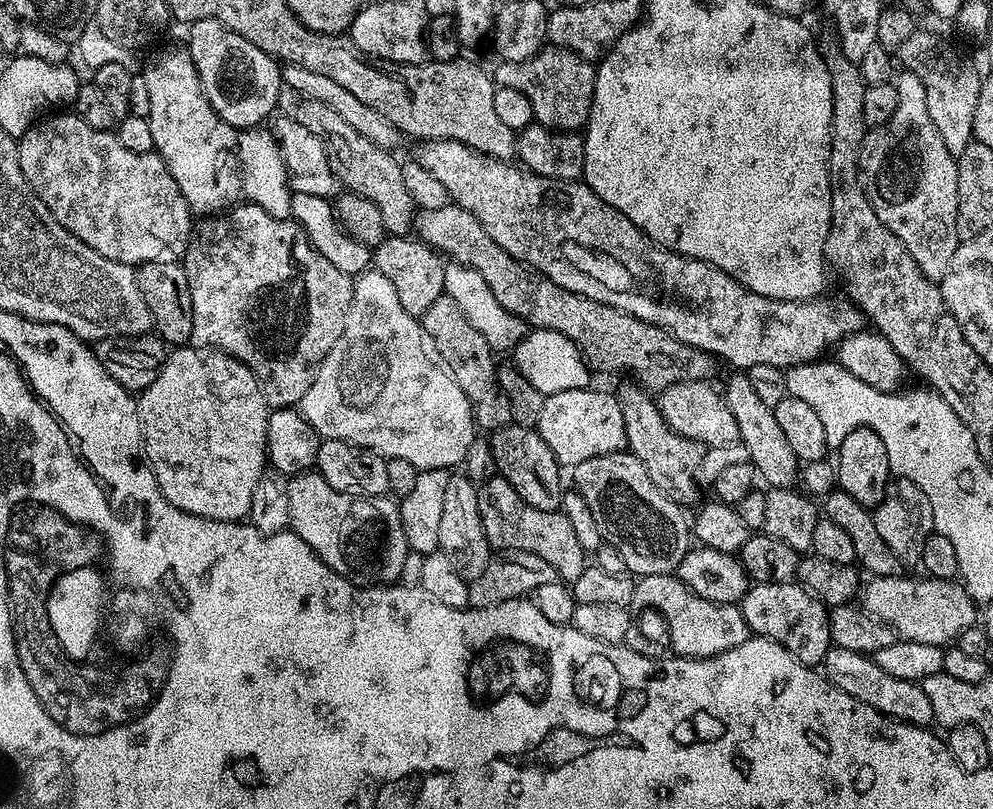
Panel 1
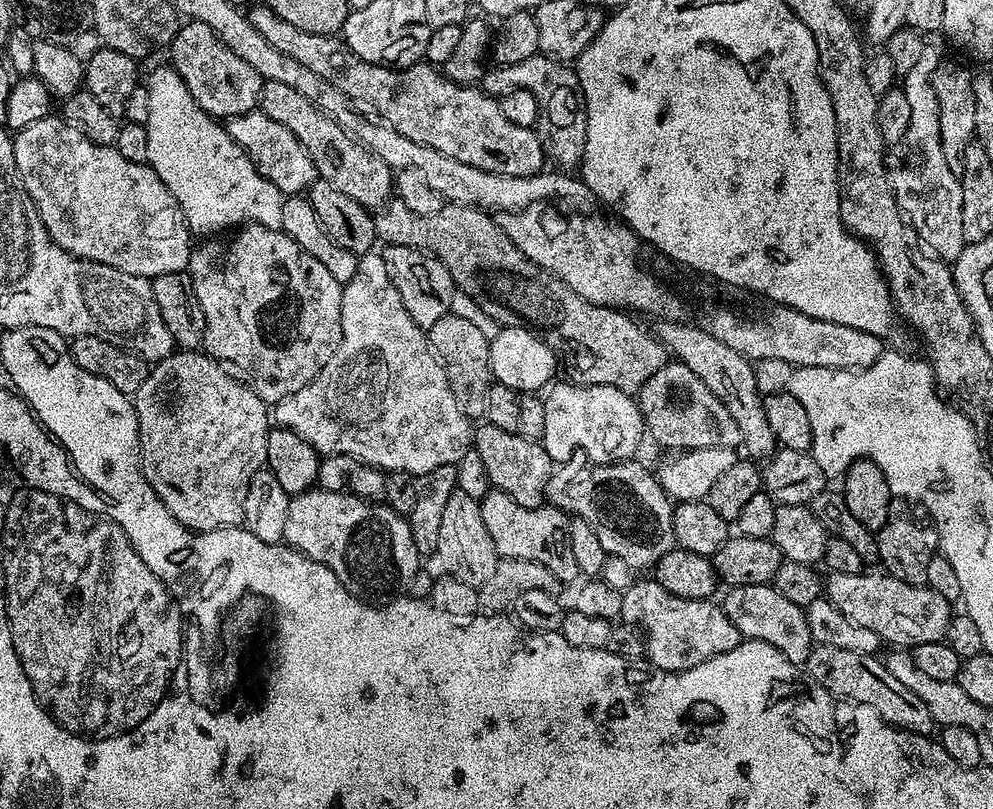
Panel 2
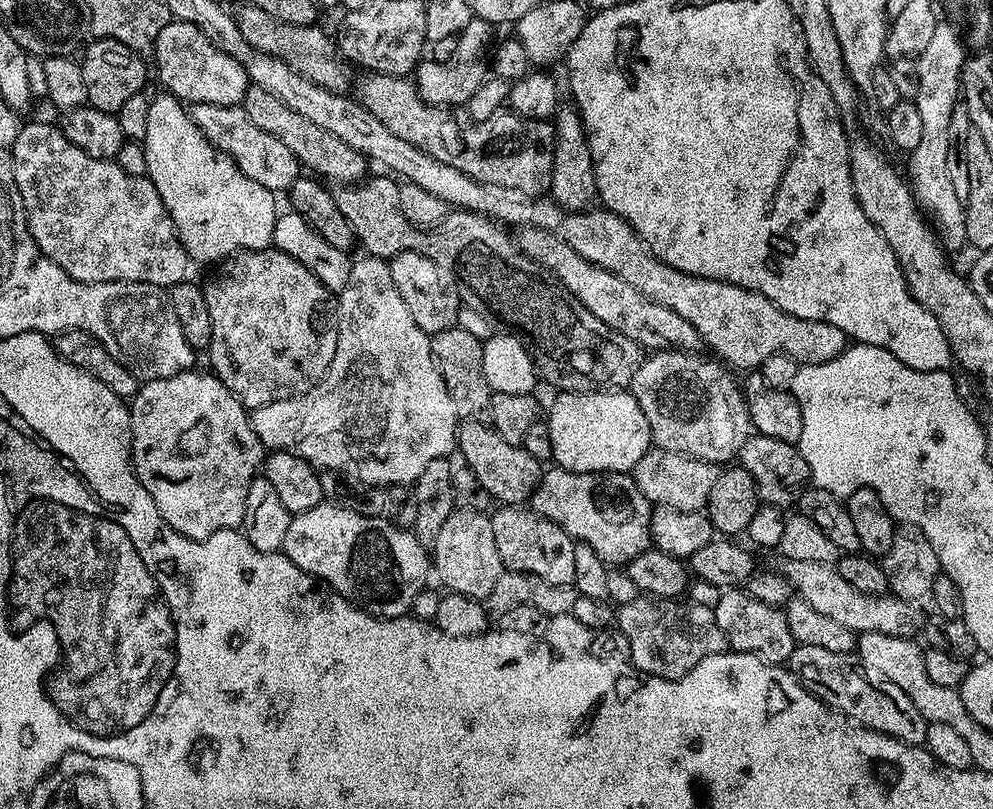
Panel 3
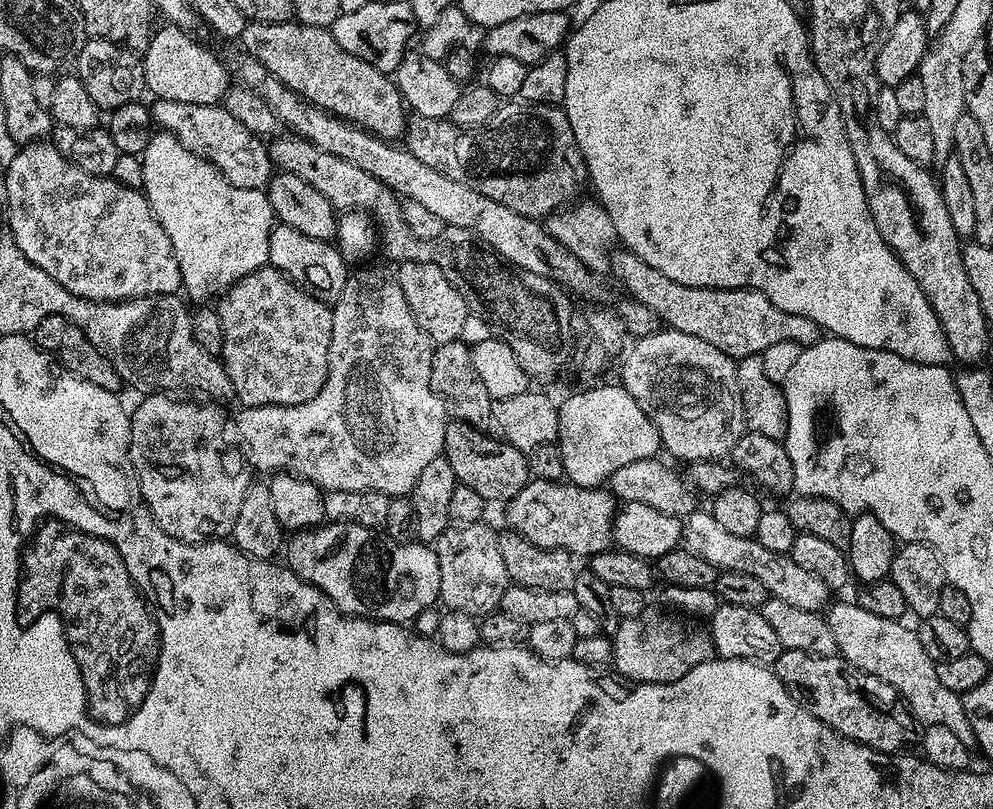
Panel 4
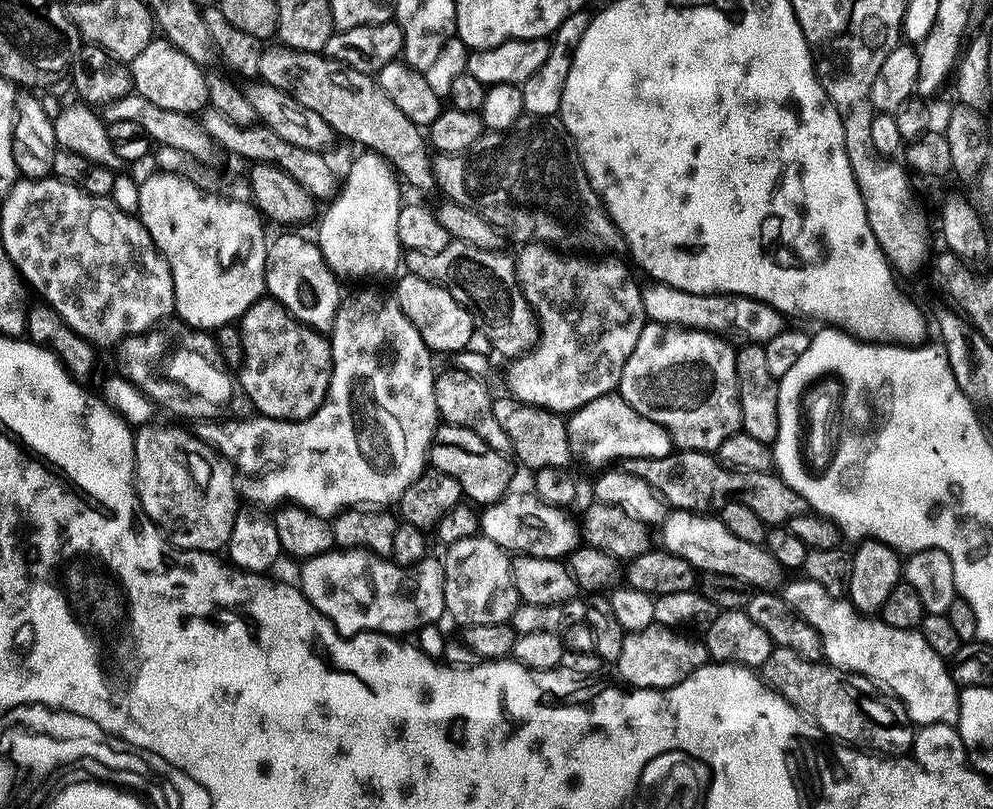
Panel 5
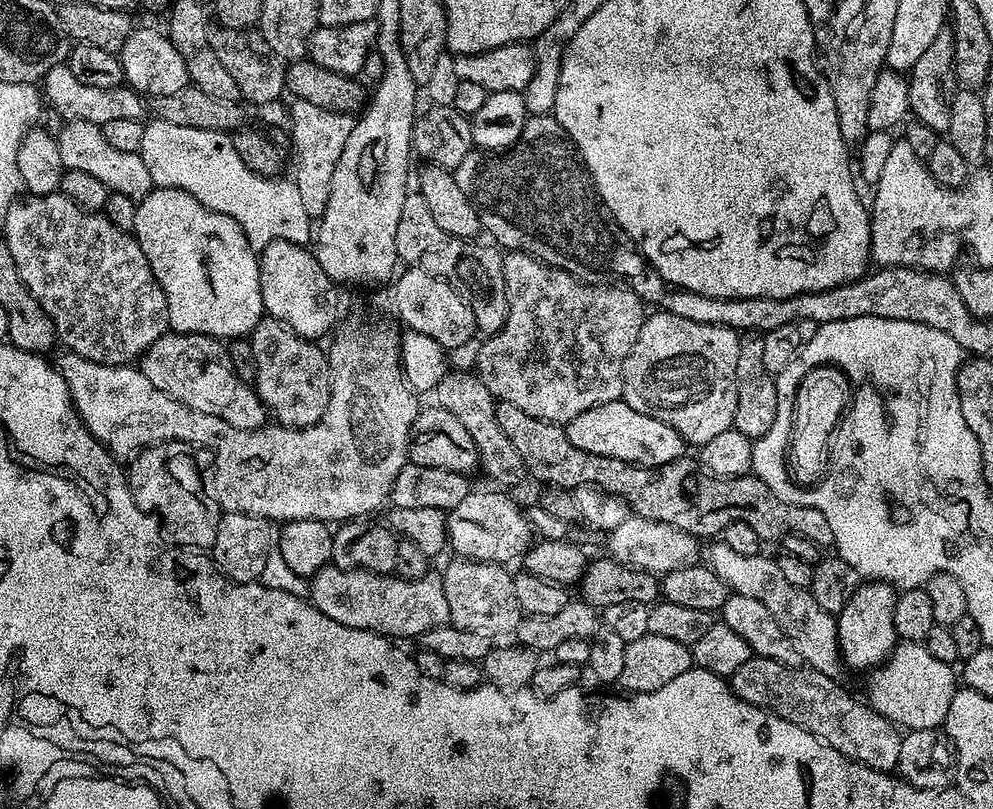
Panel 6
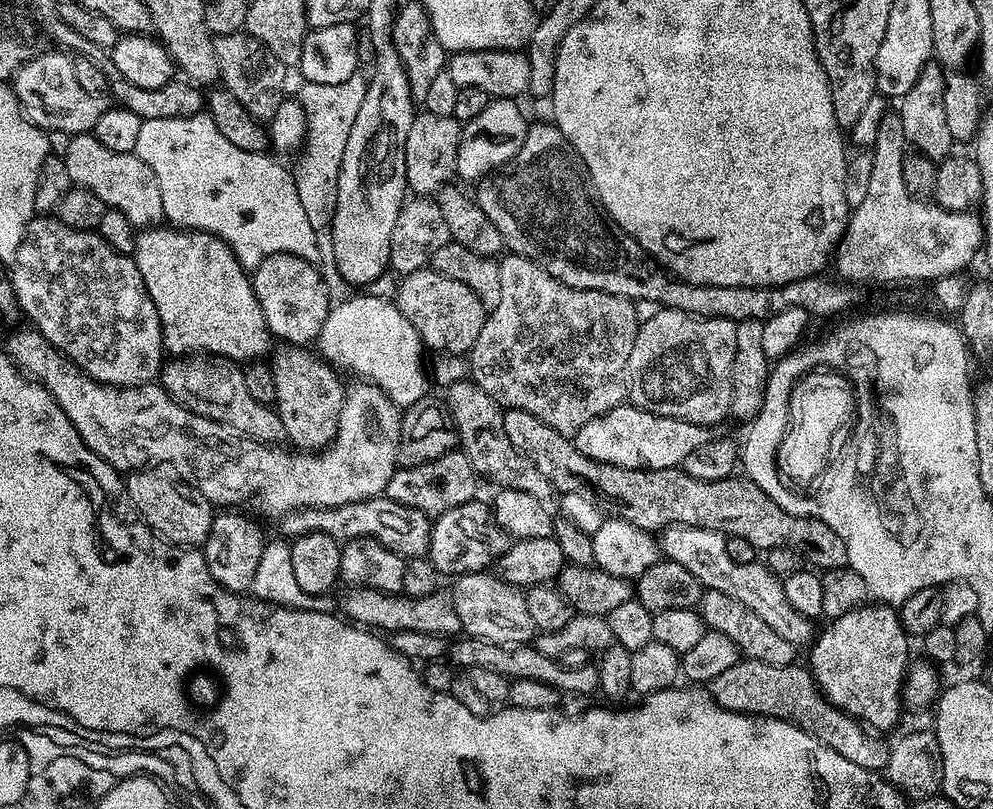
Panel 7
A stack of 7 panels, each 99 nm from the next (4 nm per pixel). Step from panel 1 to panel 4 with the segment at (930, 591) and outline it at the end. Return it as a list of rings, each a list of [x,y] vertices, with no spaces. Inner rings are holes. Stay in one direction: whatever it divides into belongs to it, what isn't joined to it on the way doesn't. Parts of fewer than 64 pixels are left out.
[[[694,511],[686,517],[683,525],[683,547],[698,558],[706,558],[706,562],[710,562],[717,570],[751,574],[758,578],[758,582],[762,582],[769,596],[782,598],[782,602],[790,602],[790,606],[798,606],[798,610],[820,612],[829,603],[830,590],[822,578],[810,574],[810,570],[802,570],[802,566],[798,566],[790,554],[774,554],[774,550],[766,550],[766,546],[751,536],[738,537],[737,534],[727,533],[725,527],[715,521],[711,511]]]

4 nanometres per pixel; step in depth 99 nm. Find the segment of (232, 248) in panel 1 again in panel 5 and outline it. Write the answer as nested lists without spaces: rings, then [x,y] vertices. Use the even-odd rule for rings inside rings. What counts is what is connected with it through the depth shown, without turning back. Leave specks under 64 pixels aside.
[[[271,298],[254,301],[238,320],[240,329],[240,362],[238,365],[238,388],[248,395],[255,411],[279,420],[305,420],[328,399],[328,387],[332,377],[332,346],[325,333],[300,323]]]

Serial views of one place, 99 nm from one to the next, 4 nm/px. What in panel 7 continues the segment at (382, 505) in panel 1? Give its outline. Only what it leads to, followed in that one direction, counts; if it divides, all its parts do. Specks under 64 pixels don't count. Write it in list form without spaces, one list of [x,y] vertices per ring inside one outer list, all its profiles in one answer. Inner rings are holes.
[[[352,588],[344,596],[344,612],[343,615],[351,623],[369,630],[385,628],[385,633],[388,634],[402,630],[418,630],[422,634],[452,638],[461,631],[458,610],[454,610],[451,595],[444,590],[426,594],[422,598],[414,598],[403,594],[378,592],[369,588]]]

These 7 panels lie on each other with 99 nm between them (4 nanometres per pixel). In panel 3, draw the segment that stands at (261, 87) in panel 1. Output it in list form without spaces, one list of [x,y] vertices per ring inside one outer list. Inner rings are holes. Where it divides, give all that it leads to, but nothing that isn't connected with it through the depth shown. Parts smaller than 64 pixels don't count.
[[[174,18],[164,27],[162,34],[158,34],[156,39],[155,52],[156,68],[154,64],[154,76],[155,79],[156,76],[160,79],[160,84],[164,87],[161,89],[167,95],[174,96],[177,100],[187,102],[189,105],[236,106],[243,101],[246,90],[250,87],[244,67],[238,62],[234,62],[234,58],[230,58],[230,54],[218,50],[218,46],[214,46],[214,42],[210,42],[210,38],[206,38],[206,34],[202,34],[202,30],[198,30],[198,26],[194,26],[185,20]]]

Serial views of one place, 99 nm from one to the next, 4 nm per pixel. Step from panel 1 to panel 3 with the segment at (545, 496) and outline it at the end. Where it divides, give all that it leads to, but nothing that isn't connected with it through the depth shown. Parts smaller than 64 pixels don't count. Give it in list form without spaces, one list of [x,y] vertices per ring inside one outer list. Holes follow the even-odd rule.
[[[465,419],[457,429],[457,451],[478,477],[493,501],[504,506],[520,506],[527,503],[540,485],[544,473],[541,461],[523,448],[523,445],[506,442],[485,421]]]

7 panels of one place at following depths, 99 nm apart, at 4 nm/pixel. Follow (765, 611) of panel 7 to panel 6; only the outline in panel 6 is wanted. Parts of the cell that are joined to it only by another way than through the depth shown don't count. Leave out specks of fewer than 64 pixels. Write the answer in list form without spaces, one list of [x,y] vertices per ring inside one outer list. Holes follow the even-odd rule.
[[[712,542],[708,548],[707,567],[714,570],[714,574],[718,574],[718,578],[722,578],[722,582],[726,582],[729,589],[735,595],[745,596],[746,598],[754,598],[757,602],[762,602],[762,606],[766,606],[766,610],[770,610],[772,621],[775,622],[777,629],[786,639],[792,643],[792,648],[801,656],[805,665],[811,666],[820,672],[829,674],[835,673],[836,660],[841,659],[840,646],[836,638],[836,616],[833,613],[822,610],[822,606],[818,606],[818,602],[814,602],[811,591],[798,586],[790,586],[790,582],[786,582],[786,578],[782,578],[782,574],[778,570],[775,559],[770,555],[759,554],[756,556],[743,557],[735,550],[730,550],[730,546],[723,542]]]

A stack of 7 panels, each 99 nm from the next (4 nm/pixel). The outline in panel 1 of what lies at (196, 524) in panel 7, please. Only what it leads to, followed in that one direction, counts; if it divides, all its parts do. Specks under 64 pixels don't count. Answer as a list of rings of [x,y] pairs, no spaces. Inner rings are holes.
[[[176,346],[169,351],[168,356],[164,360],[164,365],[160,368],[158,378],[154,378],[154,382],[150,382],[150,386],[145,388],[143,392],[139,393],[138,396],[138,407],[140,409],[140,431],[142,433],[142,452],[146,457],[146,463],[151,468],[153,474],[156,475],[156,481],[158,486],[162,490],[162,494],[166,498],[166,502],[170,502],[174,506],[178,506],[178,510],[183,512],[189,512],[195,516],[201,516],[207,520],[231,520],[233,522],[240,522],[247,517],[248,511],[250,510],[250,498],[254,498],[254,486],[258,486],[258,478],[263,474],[266,465],[268,464],[268,447],[266,446],[266,426],[268,425],[268,414],[269,406],[264,400],[262,390],[258,386],[258,382],[254,378],[254,374],[249,370],[248,367],[240,360],[235,360],[232,356],[228,355],[227,352],[221,352],[219,350],[201,350],[196,346]]]

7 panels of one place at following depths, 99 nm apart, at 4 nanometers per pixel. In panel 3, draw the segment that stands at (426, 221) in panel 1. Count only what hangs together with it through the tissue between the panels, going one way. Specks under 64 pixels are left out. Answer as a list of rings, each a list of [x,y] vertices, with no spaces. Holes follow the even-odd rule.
[[[369,175],[359,182],[348,182],[337,187],[332,193],[338,210],[354,230],[359,247],[369,256],[391,258],[403,252],[420,252],[430,258],[442,270],[455,278],[456,289],[463,307],[478,310],[482,318],[489,320],[497,329],[507,330],[511,335],[524,341],[525,348],[532,356],[532,363],[541,381],[549,380],[560,392],[595,392],[597,390],[624,390],[629,387],[642,359],[642,349],[618,330],[596,318],[578,300],[561,286],[550,272],[545,272],[526,254],[522,254],[515,241],[497,223],[477,212],[452,210],[442,222],[430,228],[411,224],[402,214],[402,202],[398,202],[400,184],[391,175]]]

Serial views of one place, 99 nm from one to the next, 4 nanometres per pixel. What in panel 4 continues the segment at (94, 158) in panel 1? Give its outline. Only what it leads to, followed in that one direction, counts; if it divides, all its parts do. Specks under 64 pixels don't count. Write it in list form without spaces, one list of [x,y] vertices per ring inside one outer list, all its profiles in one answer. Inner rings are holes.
[[[51,142],[23,145],[3,171],[4,192],[8,195],[6,223],[14,242],[58,286],[66,286],[78,298],[97,302],[167,296],[181,291],[178,258],[172,254],[170,238],[166,238],[166,230],[162,230],[141,189],[122,186],[111,176],[95,176],[74,166]]]

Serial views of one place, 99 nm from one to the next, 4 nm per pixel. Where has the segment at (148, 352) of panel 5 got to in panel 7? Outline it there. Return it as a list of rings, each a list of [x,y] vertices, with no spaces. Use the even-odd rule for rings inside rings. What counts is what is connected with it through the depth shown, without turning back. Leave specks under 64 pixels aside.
[[[189,354],[172,358],[160,369],[159,383],[176,403],[194,414],[210,418],[233,432],[259,444],[279,445],[285,439],[282,418],[275,407],[256,404],[246,391],[243,367],[237,361],[211,354]]]

